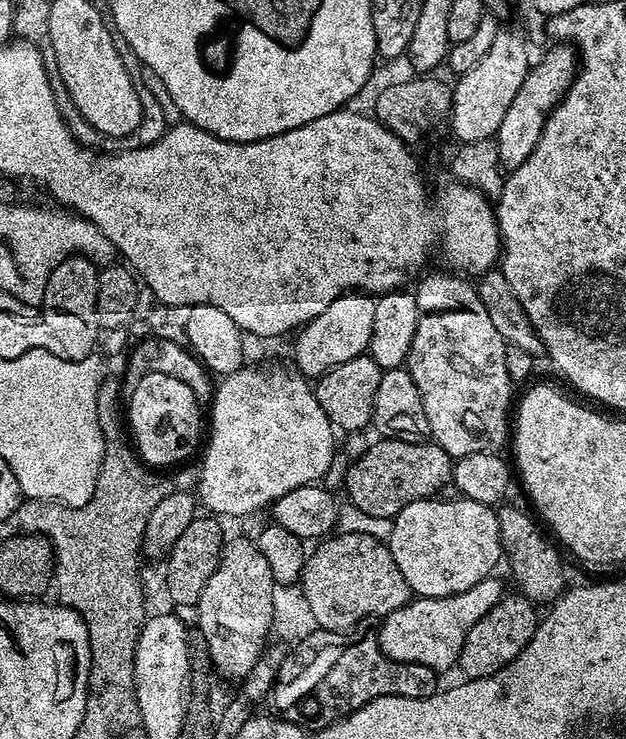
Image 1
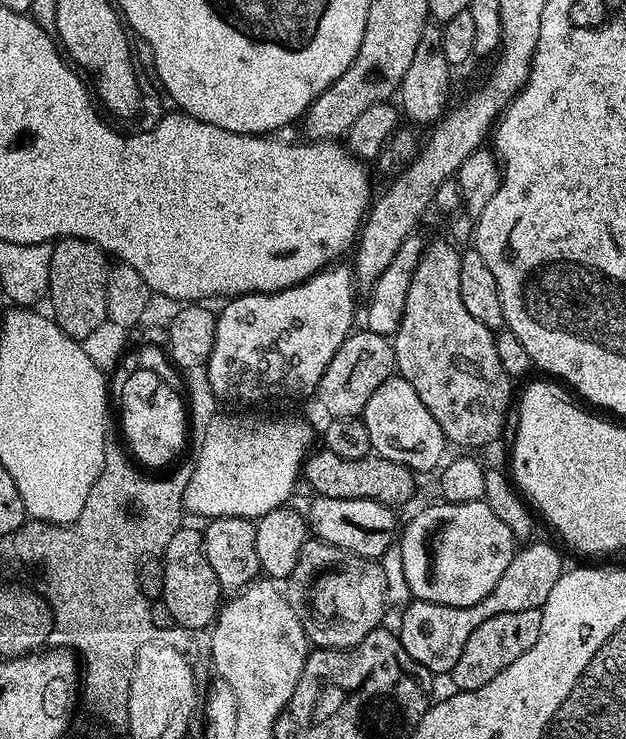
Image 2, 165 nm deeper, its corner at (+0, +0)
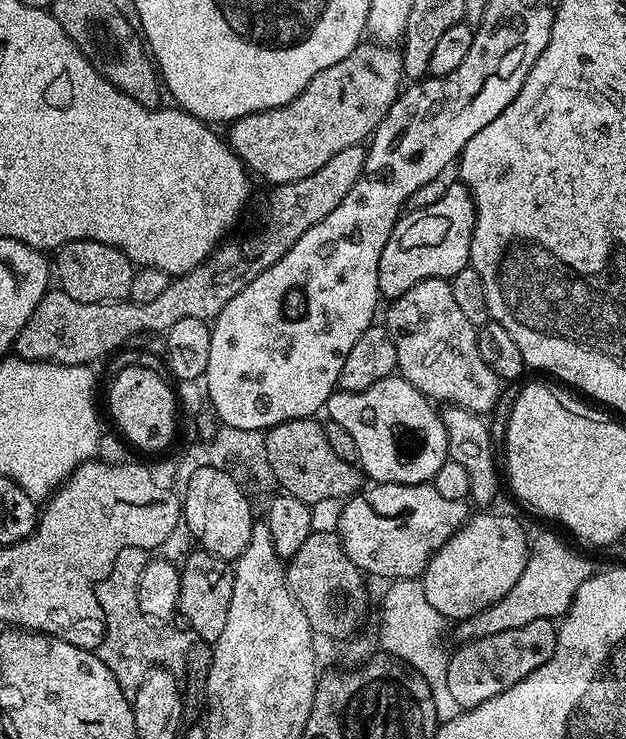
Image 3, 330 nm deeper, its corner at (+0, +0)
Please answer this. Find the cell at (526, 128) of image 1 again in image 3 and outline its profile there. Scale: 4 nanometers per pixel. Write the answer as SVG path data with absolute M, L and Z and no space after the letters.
M459 182L449 183L446 194L442 194L442 202L405 211L396 221L378 262L381 297L388 302L394 301L406 294L410 286L430 276L451 278L458 274L458 270L469 267L475 221L476 207L472 195L468 193L467 186Z

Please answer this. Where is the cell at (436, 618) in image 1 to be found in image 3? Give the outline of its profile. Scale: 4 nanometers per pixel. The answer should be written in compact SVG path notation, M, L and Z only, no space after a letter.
M540 532L533 535L528 550L526 570L518 577L518 582L510 586L510 591L498 602L486 606L478 614L459 621L455 625L457 641L467 642L478 638L490 638L490 634L502 634L502 630L515 630L517 626L526 626L526 622L539 620L555 621L563 617L572 605L578 586L593 575L594 567L584 556L579 556L572 548L567 548L552 532Z

